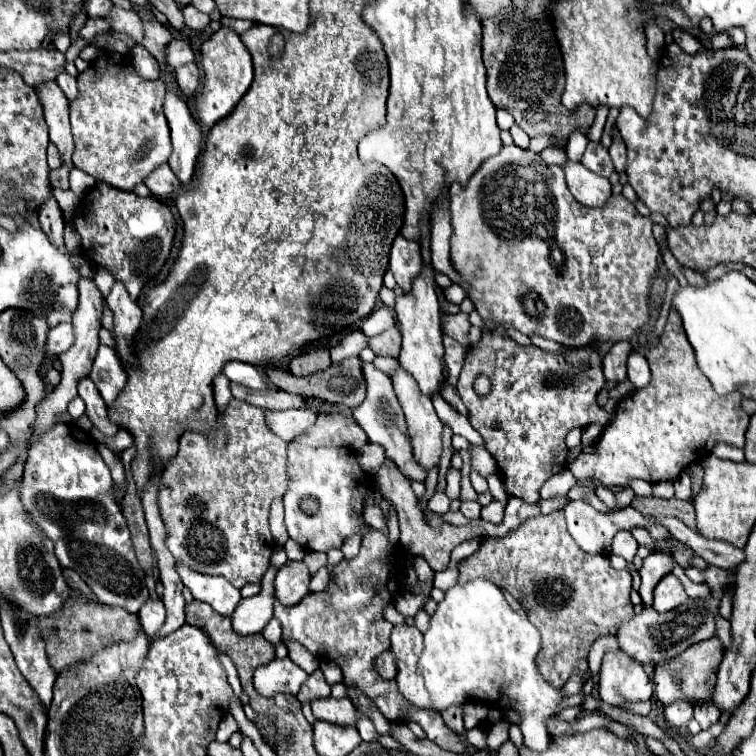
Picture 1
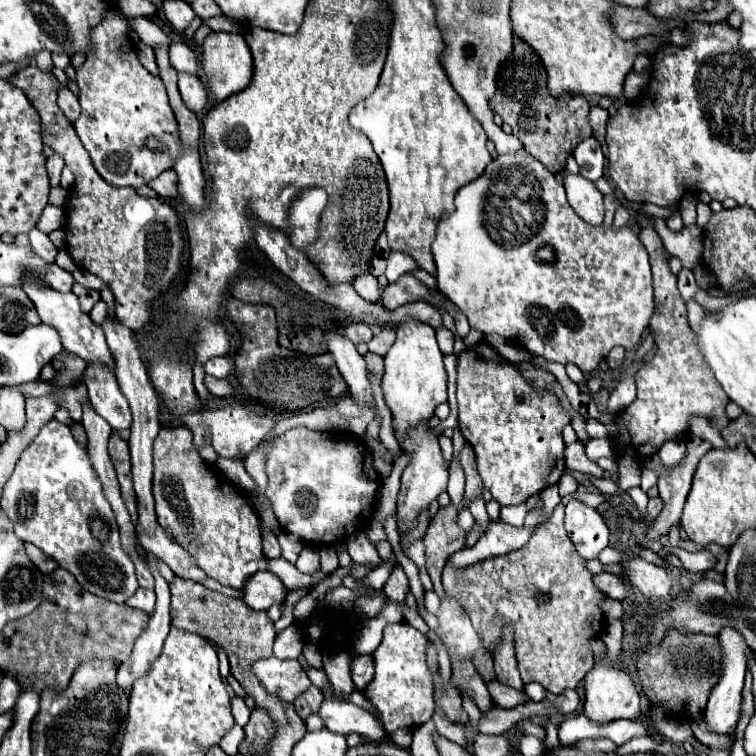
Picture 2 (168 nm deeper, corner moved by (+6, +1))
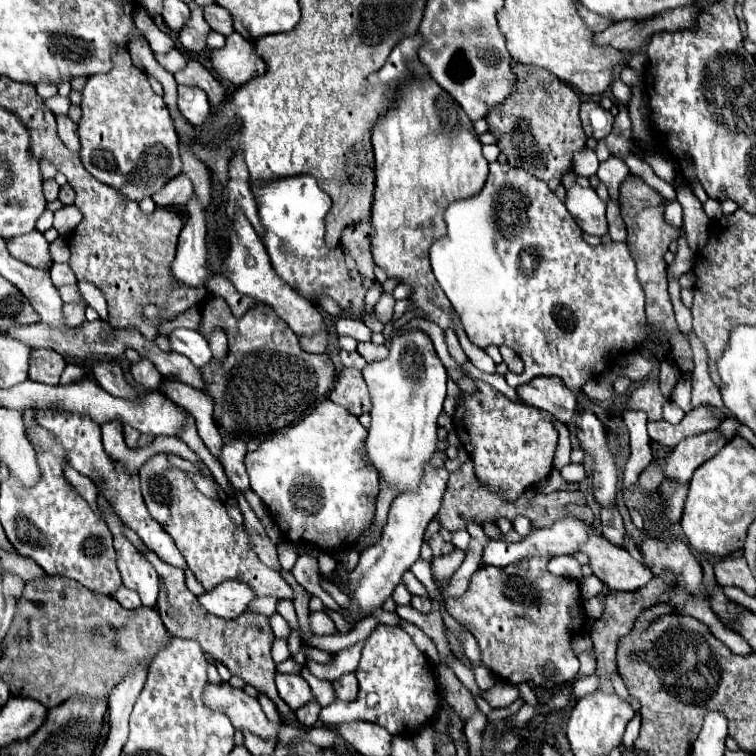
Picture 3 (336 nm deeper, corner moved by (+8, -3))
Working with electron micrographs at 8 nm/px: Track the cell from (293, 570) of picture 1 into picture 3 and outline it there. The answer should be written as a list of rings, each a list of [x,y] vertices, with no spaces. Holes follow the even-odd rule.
[[[224,581],[214,589],[198,595],[198,603],[212,615],[224,619],[236,619],[252,601],[252,589],[240,581]]]

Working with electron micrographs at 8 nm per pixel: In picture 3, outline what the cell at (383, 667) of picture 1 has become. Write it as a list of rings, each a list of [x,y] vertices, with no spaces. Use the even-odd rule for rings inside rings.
[[[354,673],[340,677],[338,681],[332,683],[332,687],[334,687],[334,693],[338,699],[342,699],[342,701],[354,701],[356,699],[356,675]]]

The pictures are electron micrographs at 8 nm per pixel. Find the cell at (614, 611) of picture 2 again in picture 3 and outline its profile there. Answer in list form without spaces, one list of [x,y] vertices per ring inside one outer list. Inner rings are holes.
[[[592,597],[592,599],[584,601],[584,609],[586,609],[586,615],[588,615],[588,617],[592,617],[592,619],[600,619],[602,609],[604,609],[604,603],[602,603],[602,599]]]

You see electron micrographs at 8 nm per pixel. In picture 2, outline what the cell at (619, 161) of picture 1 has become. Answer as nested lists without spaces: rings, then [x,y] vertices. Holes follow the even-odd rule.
[[[592,107],[590,109],[590,125],[594,131],[594,137],[604,145],[606,143],[606,121],[608,121],[608,111],[602,107]]]

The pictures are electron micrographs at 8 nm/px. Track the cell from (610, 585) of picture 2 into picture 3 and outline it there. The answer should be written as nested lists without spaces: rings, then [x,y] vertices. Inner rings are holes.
[[[594,575],[582,577],[582,579],[578,581],[578,585],[580,585],[580,595],[582,595],[582,599],[596,597],[596,595],[600,595],[602,589],[604,589],[604,585],[602,585]]]

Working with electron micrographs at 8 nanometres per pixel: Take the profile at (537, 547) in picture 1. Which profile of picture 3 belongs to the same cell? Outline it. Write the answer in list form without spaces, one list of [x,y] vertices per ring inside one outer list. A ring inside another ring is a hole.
[[[530,557],[516,565],[508,565],[504,569],[500,567],[480,567],[472,579],[468,591],[458,599],[448,599],[448,613],[462,625],[470,629],[470,633],[476,637],[482,661],[484,665],[500,679],[506,679],[510,683],[526,683],[532,679],[536,685],[540,685],[542,677],[542,665],[544,661],[552,661],[556,665],[556,685],[562,685],[570,681],[578,669],[578,657],[572,653],[570,643],[572,637],[580,631],[580,625],[576,619],[570,617],[568,609],[580,603],[580,587],[576,581],[568,581],[566,577],[554,577],[546,569],[548,559],[542,557]]]

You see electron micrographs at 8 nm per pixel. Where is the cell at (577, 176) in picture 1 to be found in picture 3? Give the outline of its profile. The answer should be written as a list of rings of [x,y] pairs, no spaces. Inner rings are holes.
[[[574,185],[566,193],[566,209],[584,233],[602,237],[608,233],[606,203],[590,187]]]

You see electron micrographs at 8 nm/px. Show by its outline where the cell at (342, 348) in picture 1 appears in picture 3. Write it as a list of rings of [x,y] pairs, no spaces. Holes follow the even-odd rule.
[[[340,317],[336,323],[338,335],[350,335],[356,341],[370,341],[372,331],[364,325],[362,319],[352,319],[352,317]]]

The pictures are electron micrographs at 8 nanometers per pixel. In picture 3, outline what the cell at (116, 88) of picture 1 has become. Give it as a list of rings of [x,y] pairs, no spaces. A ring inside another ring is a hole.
[[[128,51],[114,55],[112,71],[88,77],[82,91],[78,135],[82,143],[80,159],[86,171],[98,181],[122,191],[130,201],[140,203],[144,197],[152,197],[182,171],[178,135],[170,113],[162,97],[152,91],[148,77],[132,65]]]

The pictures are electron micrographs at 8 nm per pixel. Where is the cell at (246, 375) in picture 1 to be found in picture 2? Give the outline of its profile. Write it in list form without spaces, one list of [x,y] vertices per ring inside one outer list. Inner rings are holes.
[[[212,357],[206,365],[204,365],[204,371],[208,373],[208,375],[212,375],[212,377],[218,377],[218,379],[222,379],[222,377],[228,377],[230,373],[232,373],[232,363],[230,363],[230,359],[228,357]]]

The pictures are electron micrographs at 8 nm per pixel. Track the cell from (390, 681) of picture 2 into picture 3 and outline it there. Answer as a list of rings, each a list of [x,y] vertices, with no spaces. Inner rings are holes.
[[[378,625],[364,641],[362,657],[356,669],[358,697],[352,703],[334,701],[322,707],[320,721],[324,725],[342,725],[352,721],[370,721],[388,729],[392,735],[416,731],[424,723],[432,723],[440,709],[440,691],[434,675],[434,665],[414,645],[412,637],[402,627]]]

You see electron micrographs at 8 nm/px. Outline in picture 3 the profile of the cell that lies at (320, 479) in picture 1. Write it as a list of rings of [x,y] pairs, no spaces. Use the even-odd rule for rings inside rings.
[[[324,399],[284,435],[266,439],[244,459],[252,491],[266,503],[290,543],[310,543],[322,551],[346,549],[372,525],[378,473],[362,461],[366,429],[344,407]]]

